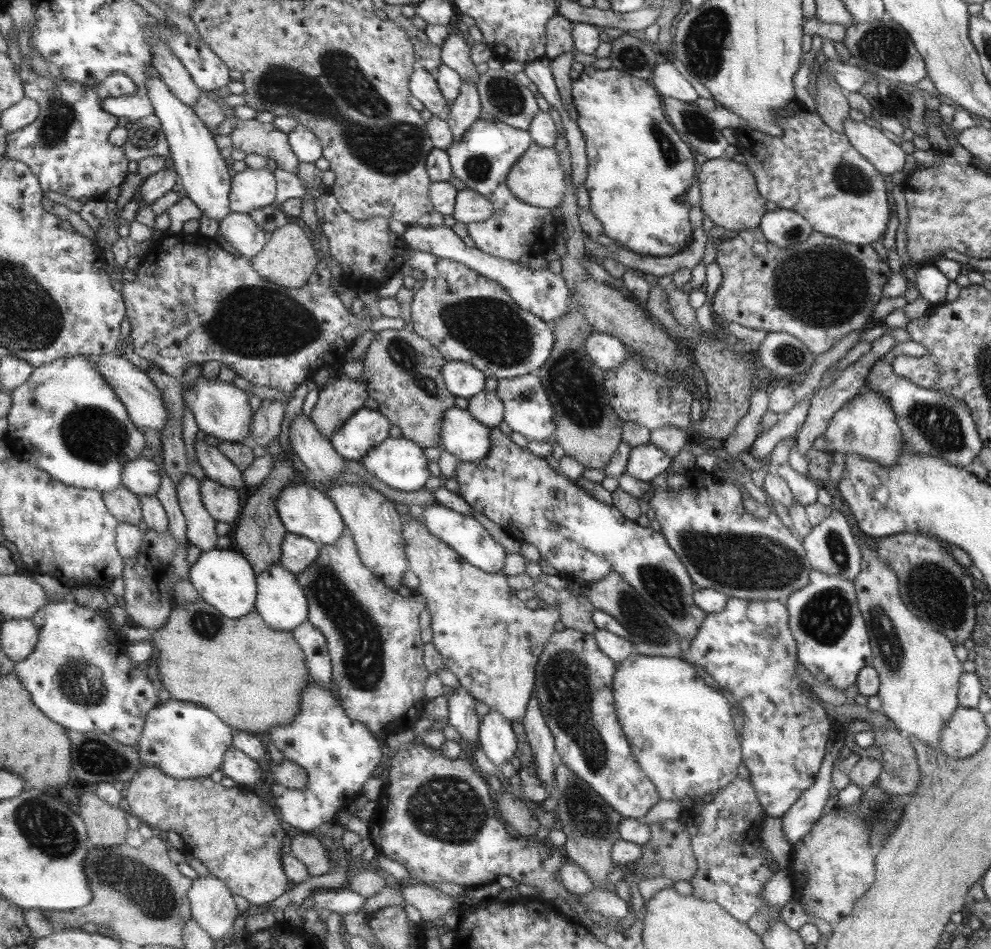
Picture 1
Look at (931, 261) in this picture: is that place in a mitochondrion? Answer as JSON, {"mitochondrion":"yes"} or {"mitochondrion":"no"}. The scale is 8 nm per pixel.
{"mitochondrion":"no"}

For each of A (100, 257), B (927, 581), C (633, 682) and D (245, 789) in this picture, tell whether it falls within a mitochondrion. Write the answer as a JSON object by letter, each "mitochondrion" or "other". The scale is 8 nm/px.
{"A":"other","B":"mitochondrion","C":"other","D":"other"}

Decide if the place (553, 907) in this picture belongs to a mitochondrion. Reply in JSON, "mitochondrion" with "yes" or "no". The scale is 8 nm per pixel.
{"mitochondrion":"no"}

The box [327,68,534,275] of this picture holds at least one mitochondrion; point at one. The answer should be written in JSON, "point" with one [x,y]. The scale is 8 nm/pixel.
{"point":[505,97]}

